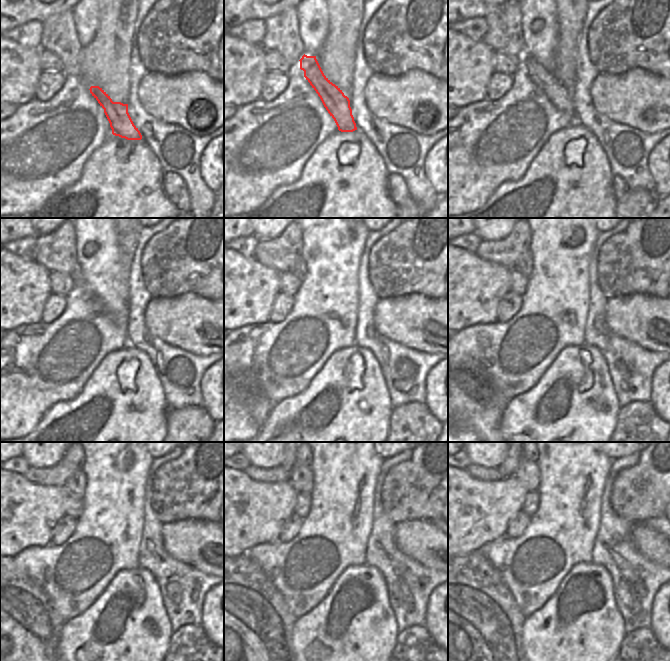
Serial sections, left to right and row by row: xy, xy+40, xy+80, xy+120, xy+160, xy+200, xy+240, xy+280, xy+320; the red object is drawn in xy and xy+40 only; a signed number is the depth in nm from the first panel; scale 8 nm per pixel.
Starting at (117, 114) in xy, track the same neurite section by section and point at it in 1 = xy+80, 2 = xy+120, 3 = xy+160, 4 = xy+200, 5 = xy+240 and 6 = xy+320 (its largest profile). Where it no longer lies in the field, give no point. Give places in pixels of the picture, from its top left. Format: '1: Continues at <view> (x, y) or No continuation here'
1: Continues at xy+80 (561, 98)
2: Continues at xy+120 (77, 273)
3: Continues at xy+160 (300, 268)
4: Continues at xy+200 (524, 264)
5: Continues at xy+240 (75, 486)
6: Continues at xy+320 (527, 472).

